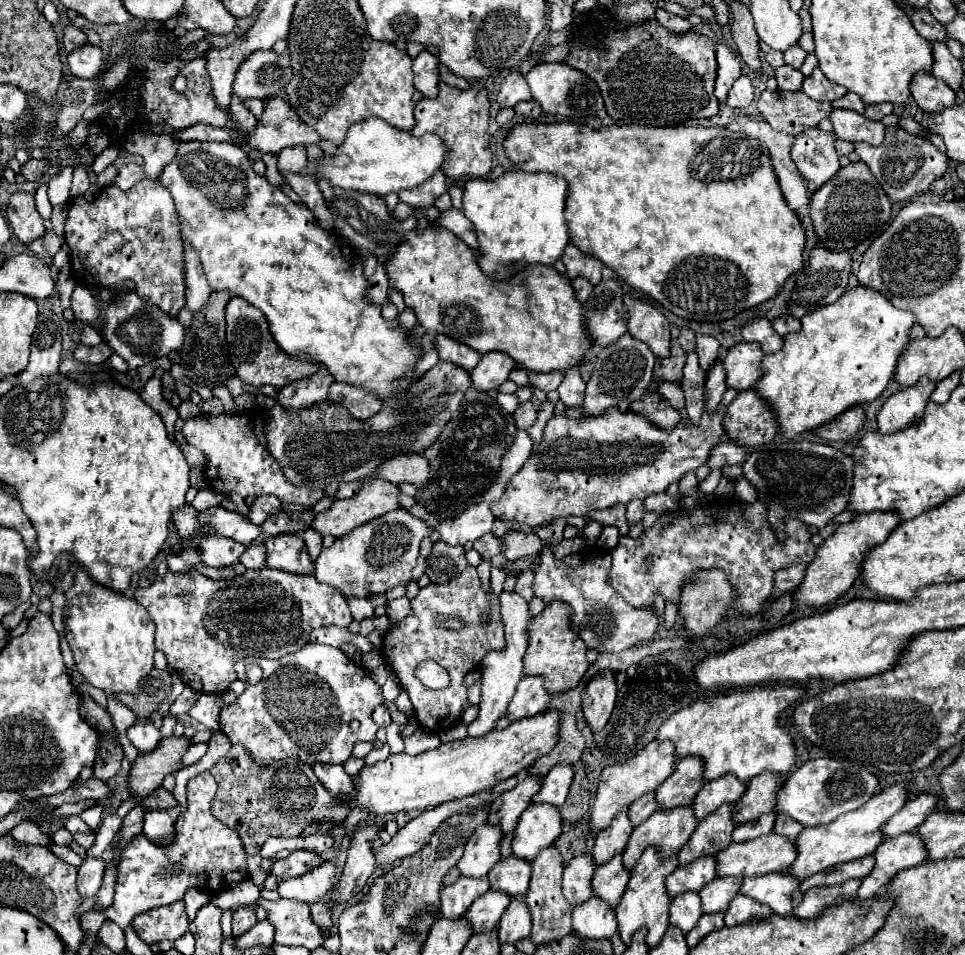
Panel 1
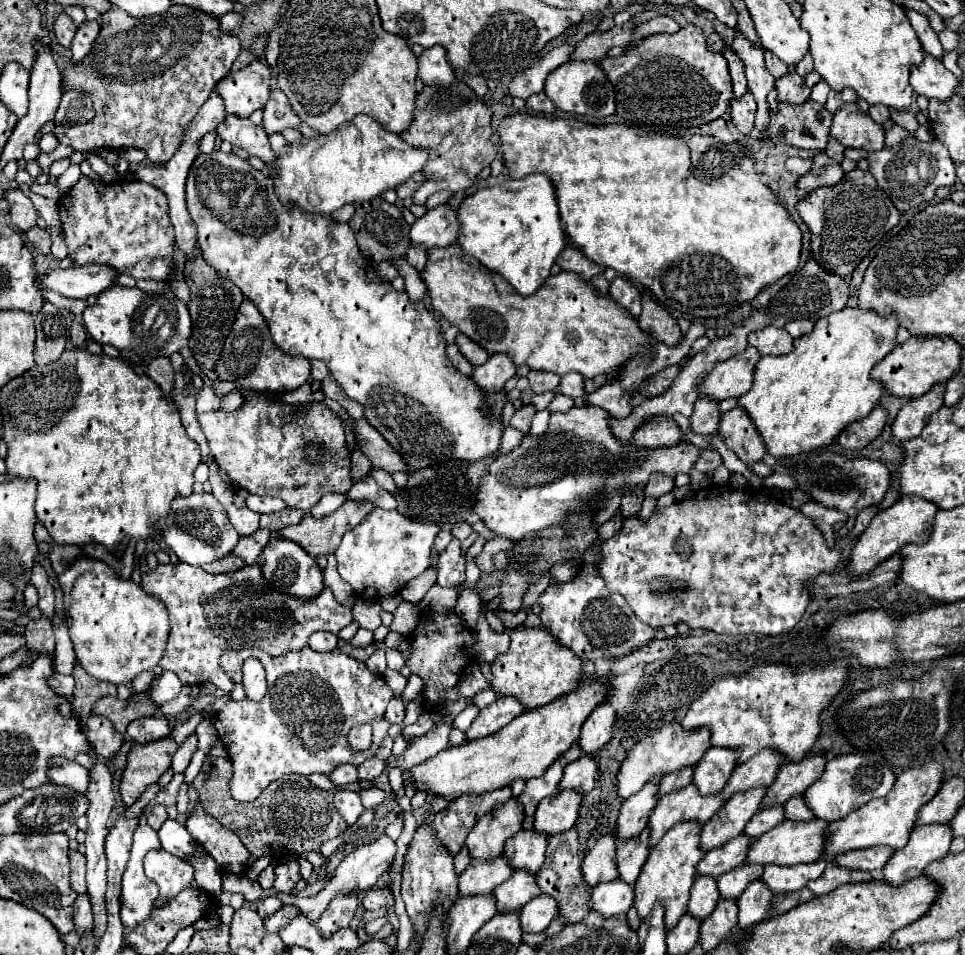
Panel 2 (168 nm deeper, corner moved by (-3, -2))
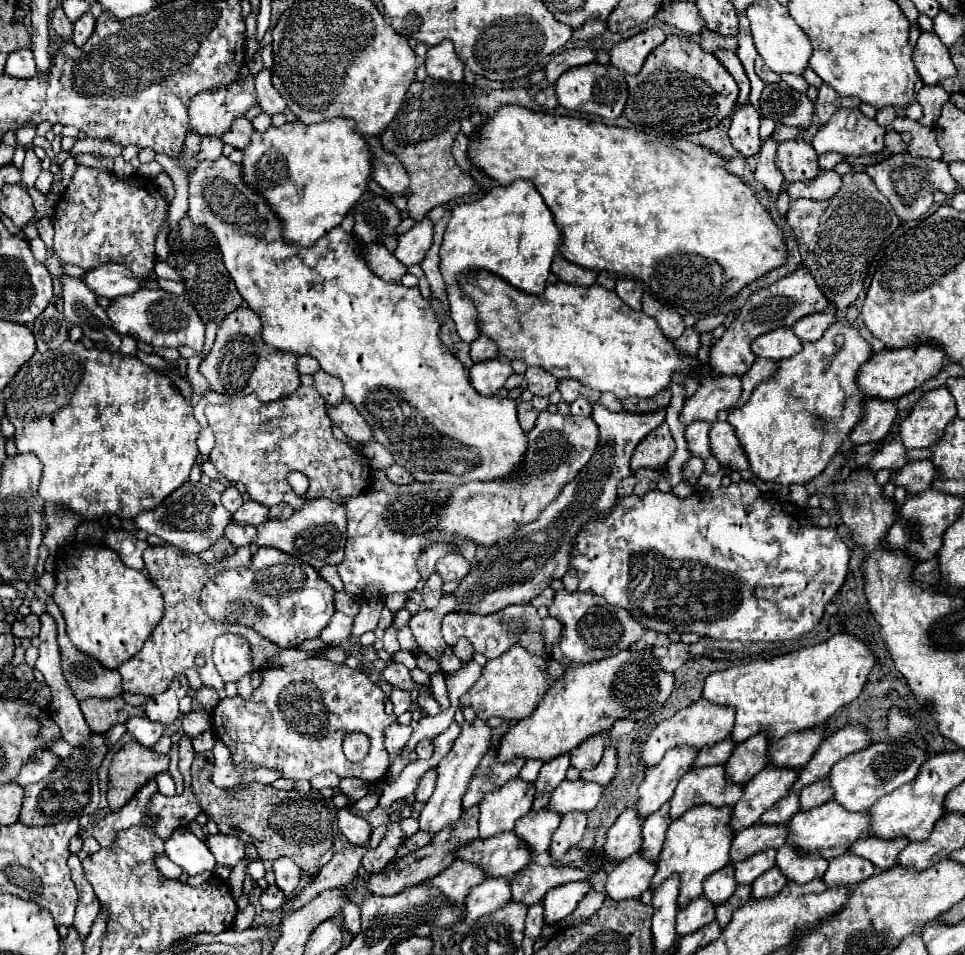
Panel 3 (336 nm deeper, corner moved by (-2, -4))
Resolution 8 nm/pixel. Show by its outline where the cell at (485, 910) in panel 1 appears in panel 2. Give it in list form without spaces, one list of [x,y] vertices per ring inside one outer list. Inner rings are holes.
[[[514,871],[514,875],[504,881],[500,887],[494,889],[494,895],[498,899],[498,911],[520,911],[524,903],[540,895],[540,887],[536,883],[536,875],[530,871]]]

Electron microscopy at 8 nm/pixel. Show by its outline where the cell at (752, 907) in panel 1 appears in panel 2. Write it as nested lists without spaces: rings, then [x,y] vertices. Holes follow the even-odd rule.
[[[758,879],[746,887],[746,891],[738,899],[738,927],[748,929],[764,919],[768,919],[772,891],[764,887],[764,881]]]

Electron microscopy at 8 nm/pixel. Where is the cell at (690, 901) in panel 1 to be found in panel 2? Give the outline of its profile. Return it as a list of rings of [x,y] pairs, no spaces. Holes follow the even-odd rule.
[[[700,875],[692,887],[688,913],[696,919],[706,919],[716,909],[718,899],[720,899],[720,893],[716,891],[716,879],[708,875]]]

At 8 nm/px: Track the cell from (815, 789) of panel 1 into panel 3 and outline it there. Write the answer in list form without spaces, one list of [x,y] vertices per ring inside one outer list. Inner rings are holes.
[[[891,741],[873,743],[863,751],[851,753],[849,757],[837,761],[827,777],[833,789],[833,801],[837,801],[843,809],[853,813],[867,811],[877,799],[911,781],[925,759],[927,753],[923,749],[917,749],[911,743],[891,743]]]

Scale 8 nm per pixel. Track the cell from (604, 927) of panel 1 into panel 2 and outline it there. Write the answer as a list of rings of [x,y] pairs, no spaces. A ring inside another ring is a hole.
[[[620,877],[608,883],[598,883],[592,889],[592,909],[604,917],[626,913],[632,907],[632,885]]]

